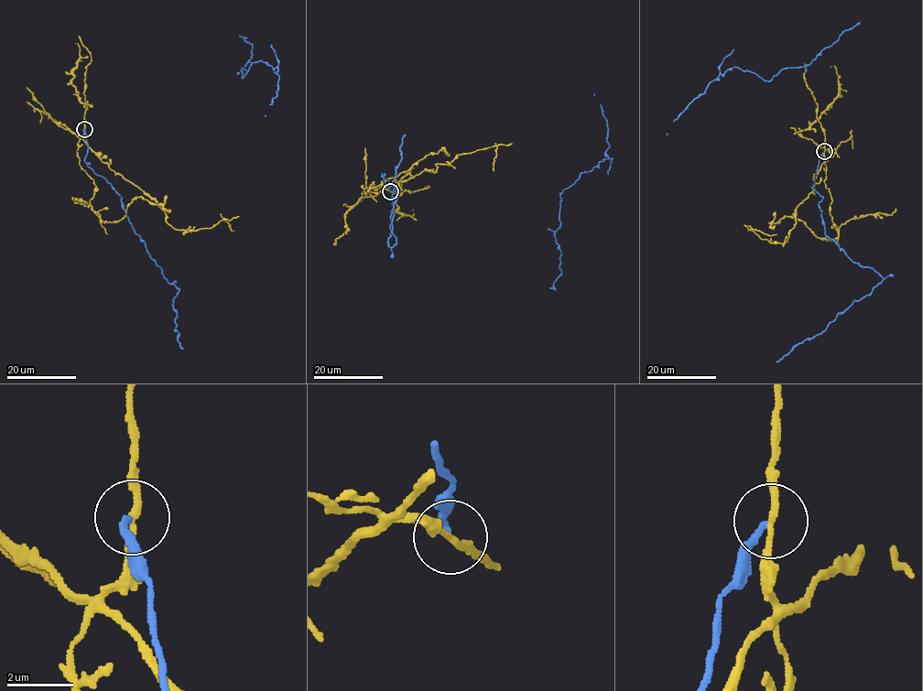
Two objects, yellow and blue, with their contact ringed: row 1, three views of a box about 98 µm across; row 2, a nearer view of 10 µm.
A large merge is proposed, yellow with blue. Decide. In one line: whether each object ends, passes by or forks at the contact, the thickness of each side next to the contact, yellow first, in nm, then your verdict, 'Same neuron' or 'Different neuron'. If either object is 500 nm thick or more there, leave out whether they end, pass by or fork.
At the ring yellow passes by. At the ring blue ends. Thickness 190 nm (yellow) against 240 nm. Different neuron

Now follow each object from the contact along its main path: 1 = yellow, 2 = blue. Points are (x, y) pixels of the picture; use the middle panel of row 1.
1: (390, 191), (384, 188), (394, 180), (433, 172), (435, 165), (449, 164), (458, 155), (495, 146), (494, 170)
2: (390, 191), (381, 174), (389, 187), (396, 187), (391, 199), (390, 247), (396, 242), (392, 210), (405, 134)

